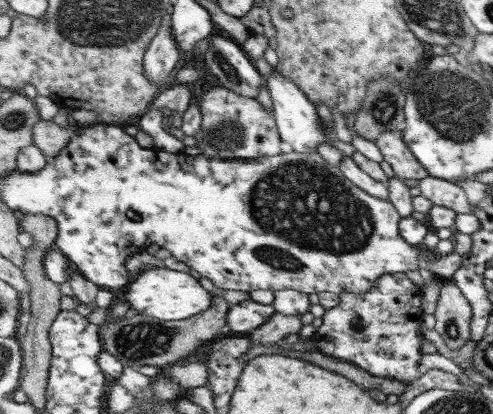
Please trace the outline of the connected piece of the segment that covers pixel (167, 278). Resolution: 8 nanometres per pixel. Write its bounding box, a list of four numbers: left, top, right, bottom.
[124,267,214,320]

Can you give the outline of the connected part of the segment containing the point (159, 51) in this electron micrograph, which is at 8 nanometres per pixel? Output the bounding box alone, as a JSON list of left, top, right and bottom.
[145,21,181,84]

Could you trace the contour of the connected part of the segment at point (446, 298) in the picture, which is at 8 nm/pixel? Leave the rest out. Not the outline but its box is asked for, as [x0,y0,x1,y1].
[433,279,471,350]

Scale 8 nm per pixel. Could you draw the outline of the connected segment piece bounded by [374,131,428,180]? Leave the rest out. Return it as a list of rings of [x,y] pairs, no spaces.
[[[400,131],[382,132],[374,140],[386,170],[398,179],[421,180],[428,174],[405,146]]]

